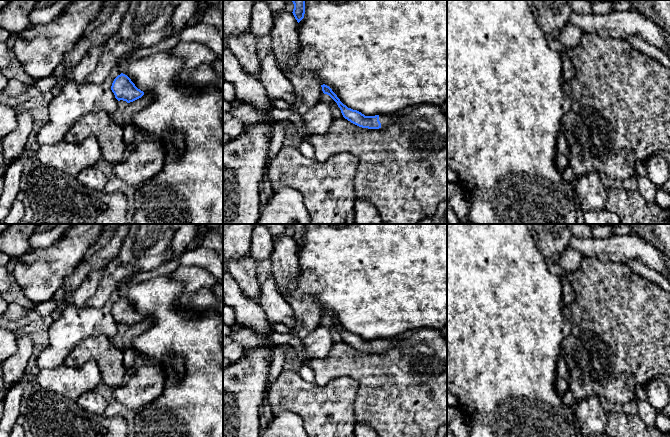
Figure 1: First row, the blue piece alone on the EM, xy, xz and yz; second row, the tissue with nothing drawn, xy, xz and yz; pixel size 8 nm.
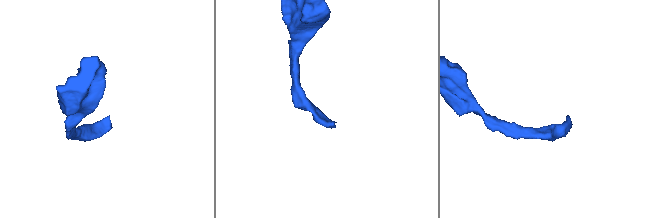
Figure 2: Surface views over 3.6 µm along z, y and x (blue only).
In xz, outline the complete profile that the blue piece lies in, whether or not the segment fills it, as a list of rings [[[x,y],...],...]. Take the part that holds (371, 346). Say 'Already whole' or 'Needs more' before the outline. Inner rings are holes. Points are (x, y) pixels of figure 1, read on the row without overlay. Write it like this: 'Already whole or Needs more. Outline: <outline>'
Needs more. Outline: [[[323,308],[321,311],[323,317],[329,319],[337,327],[343,341],[359,351],[379,353],[394,347],[397,343],[394,339],[365,340],[361,336],[348,332],[344,329],[329,310]]]

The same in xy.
Already whole. Outline: [[[123,297],[114,303],[111,314],[118,325],[123,324],[127,327],[133,326],[144,319],[144,316],[138,313],[131,303]]]

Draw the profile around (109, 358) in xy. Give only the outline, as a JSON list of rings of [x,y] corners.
[[[105,335],[91,337],[78,343],[65,358],[69,367],[80,367],[89,360],[95,360],[102,381],[110,388],[120,386],[127,379],[124,368],[124,354]]]

